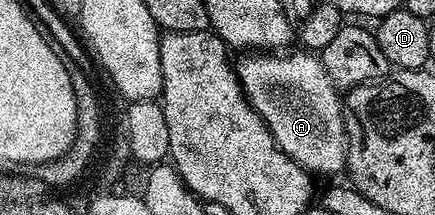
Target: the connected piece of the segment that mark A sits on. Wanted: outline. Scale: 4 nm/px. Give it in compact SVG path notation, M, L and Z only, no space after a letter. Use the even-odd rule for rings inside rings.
M249 51L244 54L245 57L240 62L236 62L235 68L237 78L241 84L241 89L245 92L245 97L249 100L249 105L263 119L263 123L271 131L271 135L275 139L275 143L283 150L291 159L295 159L295 163L299 163L308 169L310 174L318 175L317 173L341 173L344 174L347 169L349 159L349 142L345 135L345 114L343 112L343 97L336 85L333 84L331 75L327 75L327 71L323 67L320 56L314 55L309 51L297 51L301 53L289 53L293 51L285 51L278 55L273 51Z

